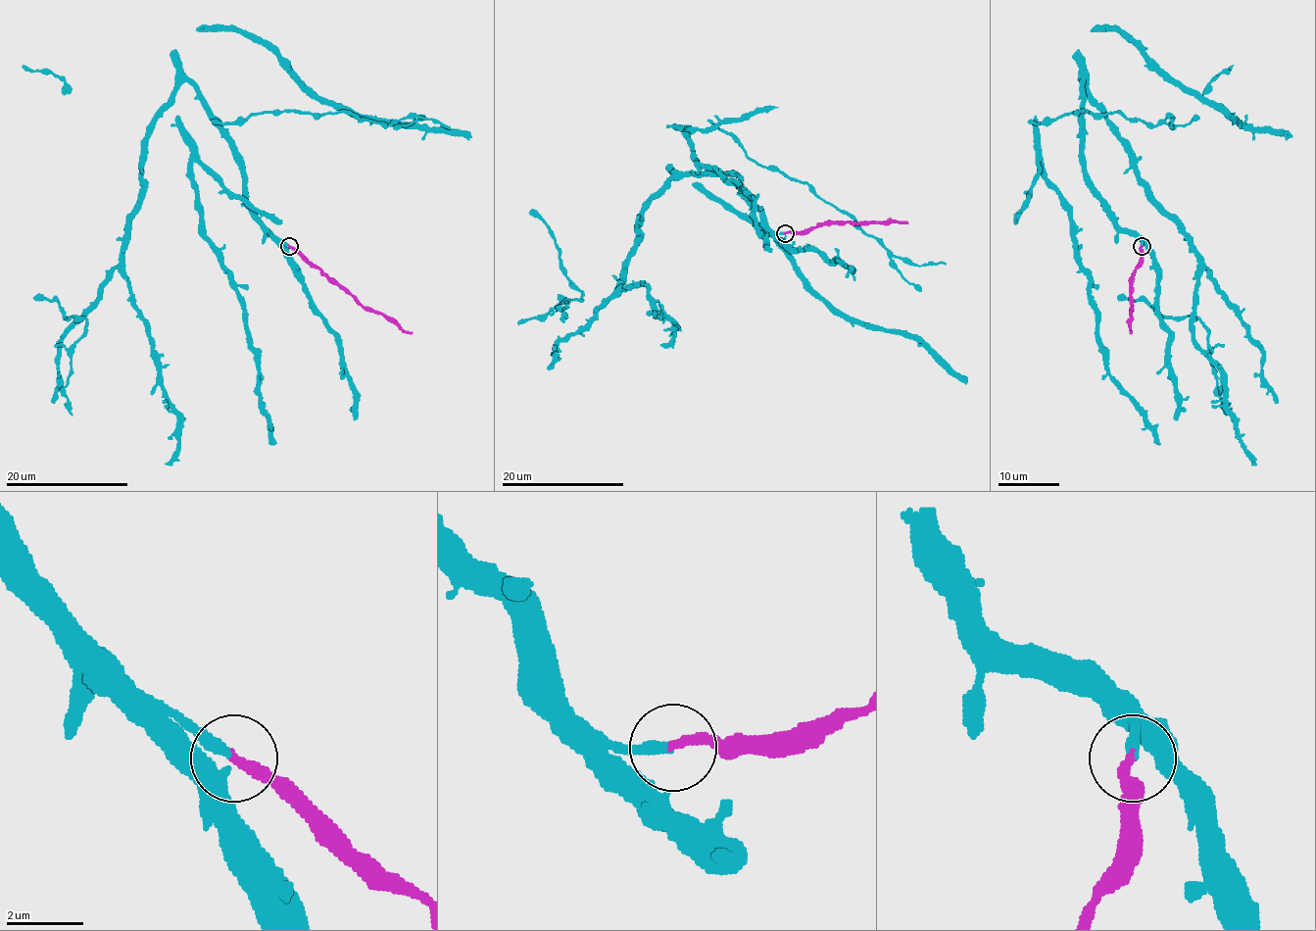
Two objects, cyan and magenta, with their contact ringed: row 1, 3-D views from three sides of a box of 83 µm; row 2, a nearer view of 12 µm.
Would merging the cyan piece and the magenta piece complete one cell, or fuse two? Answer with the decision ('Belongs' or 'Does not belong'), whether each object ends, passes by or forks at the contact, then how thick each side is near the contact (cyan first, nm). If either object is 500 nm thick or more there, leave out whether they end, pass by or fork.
Belongs. At the ring cyan ends. At the ring magenta ends. Thickness 300 nm (cyan) against 280 nm

